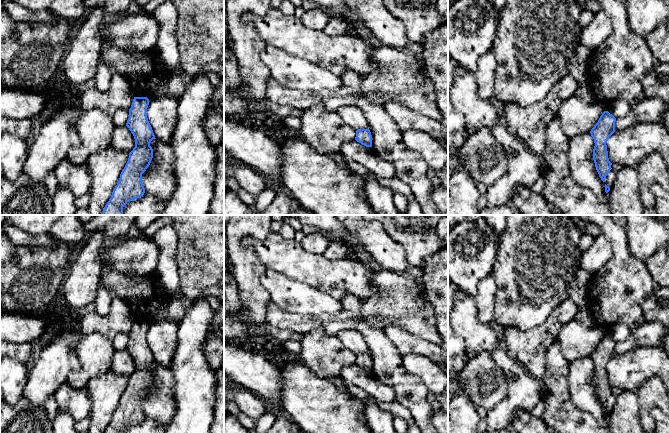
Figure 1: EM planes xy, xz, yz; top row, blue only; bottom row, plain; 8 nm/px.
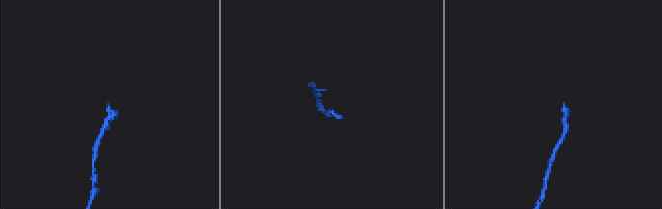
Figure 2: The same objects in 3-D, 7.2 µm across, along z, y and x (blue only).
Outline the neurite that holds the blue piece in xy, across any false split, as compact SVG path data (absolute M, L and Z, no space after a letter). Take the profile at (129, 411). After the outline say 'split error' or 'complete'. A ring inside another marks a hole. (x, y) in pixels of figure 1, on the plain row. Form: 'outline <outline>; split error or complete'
outline M134 321L133 323L126 350L134 360L135 371L129 377L119 405L103 433L123 433L129 425L133 425L145 417L142 398L151 387L153 373L150 367L156 363L147 342L149 326L147 321Z; complete

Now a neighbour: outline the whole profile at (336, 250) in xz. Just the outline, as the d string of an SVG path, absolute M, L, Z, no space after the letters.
M330 241L329 246L325 250L323 256L331 259L348 259L351 246L340 241Z

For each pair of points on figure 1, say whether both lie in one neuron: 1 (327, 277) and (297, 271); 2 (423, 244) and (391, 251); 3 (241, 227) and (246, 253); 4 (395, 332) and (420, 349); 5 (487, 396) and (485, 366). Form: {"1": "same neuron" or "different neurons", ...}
{"1": "same neuron", "2": "different neurons", "3": "same neuron", "4": "same neuron", "5": "same neuron"}

